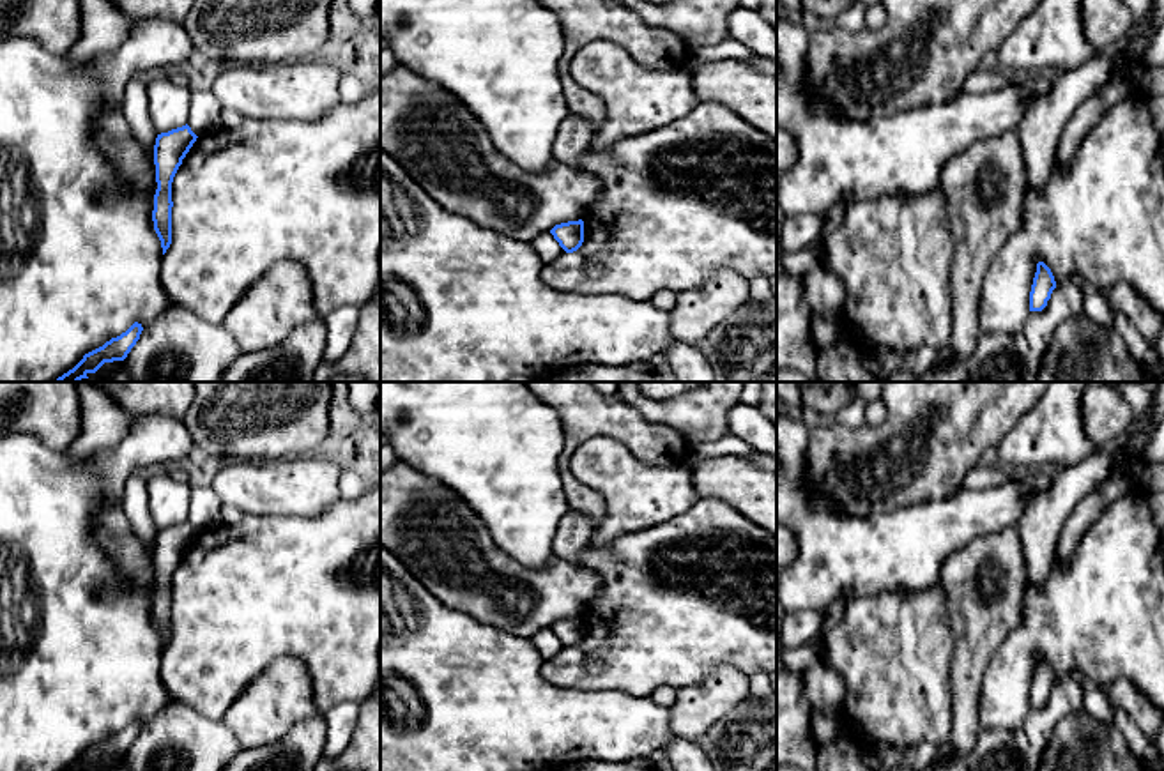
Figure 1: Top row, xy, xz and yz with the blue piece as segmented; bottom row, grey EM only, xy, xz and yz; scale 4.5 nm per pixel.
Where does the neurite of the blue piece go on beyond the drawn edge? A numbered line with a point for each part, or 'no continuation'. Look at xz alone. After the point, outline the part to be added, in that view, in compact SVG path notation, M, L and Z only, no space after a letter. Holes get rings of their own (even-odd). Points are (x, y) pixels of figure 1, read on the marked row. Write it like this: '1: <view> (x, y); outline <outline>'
1: xz (427, 129); outline M402 65L380 74L380 149L446 210L522 242L532 242L555 225L584 219L600 189L596 179L554 157L543 172L517 166L494 147L479 120L451 92Z

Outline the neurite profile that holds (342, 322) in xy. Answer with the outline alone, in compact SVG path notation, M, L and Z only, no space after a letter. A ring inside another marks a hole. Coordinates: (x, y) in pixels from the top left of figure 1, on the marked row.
M340 306L322 318L327 329L322 361L334 363L347 354L359 315L357 306Z

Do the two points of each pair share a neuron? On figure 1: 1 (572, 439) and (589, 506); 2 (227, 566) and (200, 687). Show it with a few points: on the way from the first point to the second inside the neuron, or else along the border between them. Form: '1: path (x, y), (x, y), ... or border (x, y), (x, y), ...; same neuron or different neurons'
1: path (566, 455), (565, 473), (574, 490); same neuron
2: path (227, 596), (227, 630), (213, 656); same neuron

